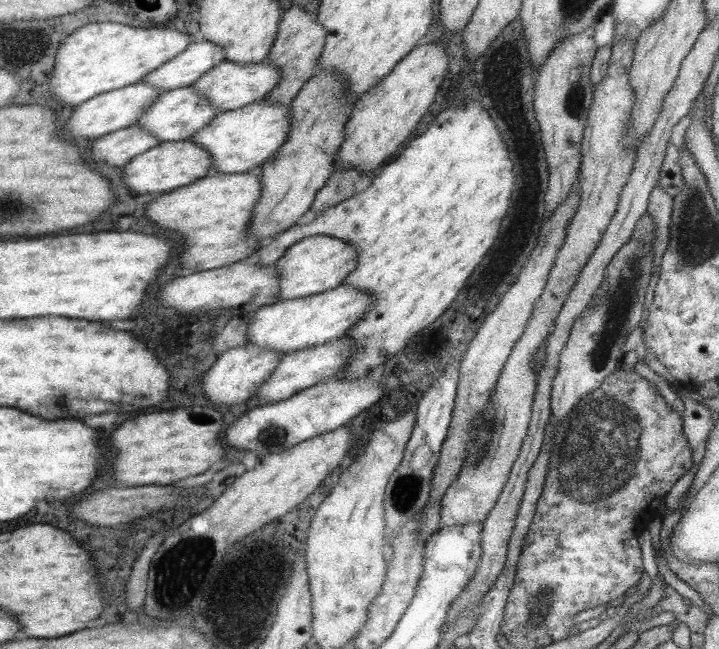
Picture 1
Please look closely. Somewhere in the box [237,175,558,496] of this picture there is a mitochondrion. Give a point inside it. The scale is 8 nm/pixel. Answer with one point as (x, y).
(491, 424)

